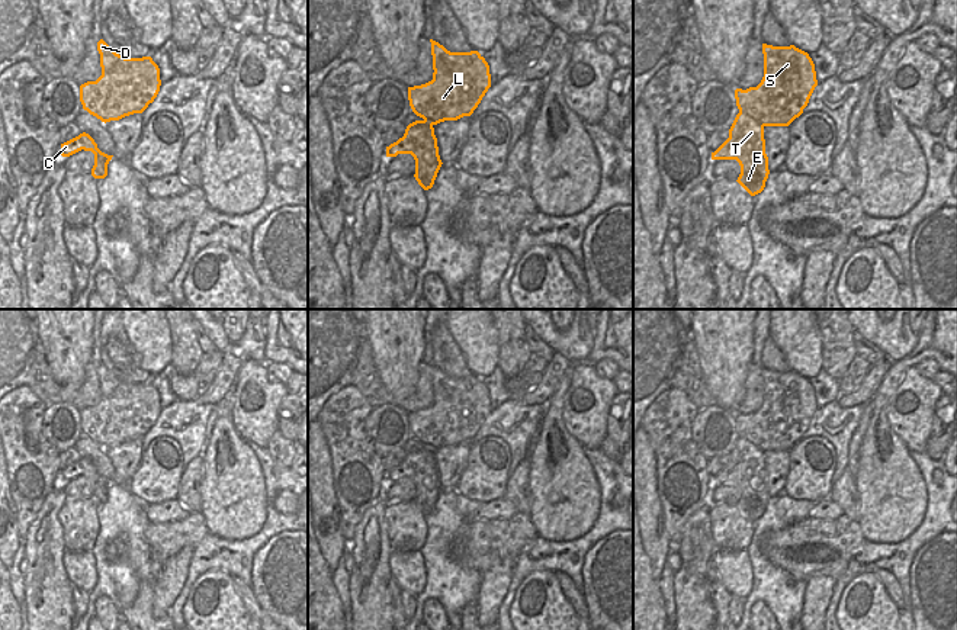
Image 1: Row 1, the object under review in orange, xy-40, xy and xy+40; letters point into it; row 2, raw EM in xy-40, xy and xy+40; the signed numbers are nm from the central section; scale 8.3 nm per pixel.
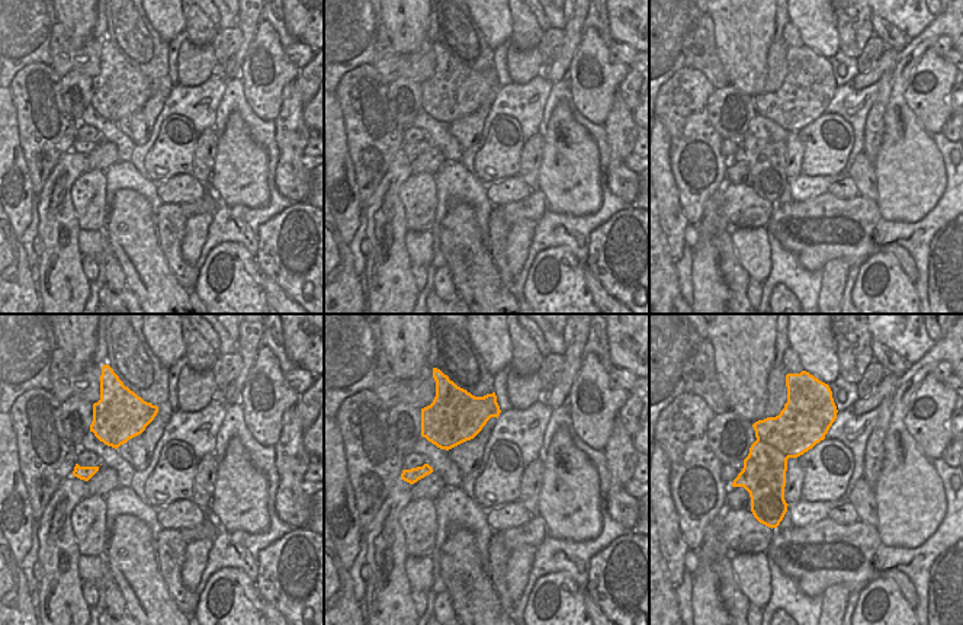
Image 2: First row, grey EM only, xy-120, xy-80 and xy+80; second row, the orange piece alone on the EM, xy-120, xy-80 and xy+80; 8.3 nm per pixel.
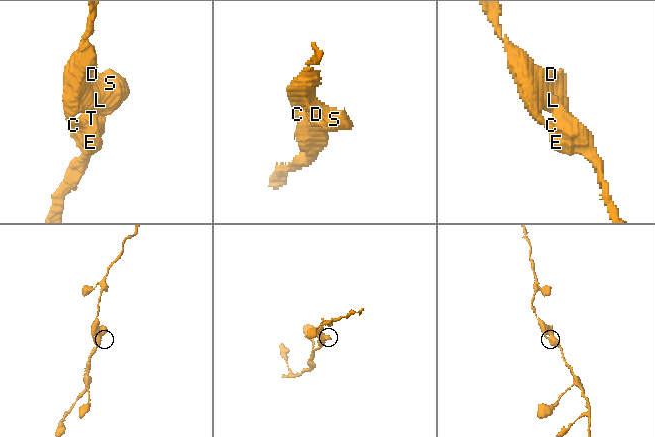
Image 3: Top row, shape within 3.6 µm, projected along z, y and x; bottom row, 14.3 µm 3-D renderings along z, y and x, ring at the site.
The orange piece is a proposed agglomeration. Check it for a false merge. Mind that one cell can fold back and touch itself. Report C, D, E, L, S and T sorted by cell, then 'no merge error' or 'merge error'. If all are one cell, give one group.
groups C D E L S T; no merge error

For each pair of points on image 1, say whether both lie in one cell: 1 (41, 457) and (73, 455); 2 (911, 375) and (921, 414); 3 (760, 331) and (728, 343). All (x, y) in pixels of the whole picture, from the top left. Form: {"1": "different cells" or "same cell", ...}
{"1": "different cells", "2": "same cell", "3": "different cells"}

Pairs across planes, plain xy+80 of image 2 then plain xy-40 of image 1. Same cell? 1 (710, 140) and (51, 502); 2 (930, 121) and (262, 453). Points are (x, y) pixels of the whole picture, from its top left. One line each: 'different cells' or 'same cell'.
1: different cells
2: different cells

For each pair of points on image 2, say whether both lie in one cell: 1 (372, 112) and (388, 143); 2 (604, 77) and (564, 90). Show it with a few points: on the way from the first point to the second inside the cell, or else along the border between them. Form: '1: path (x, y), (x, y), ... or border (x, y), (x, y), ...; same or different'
1: path (372, 119), (372, 127), (381, 135); same
2: border (564, 79), (570, 87), (574, 106), (587, 118); different

